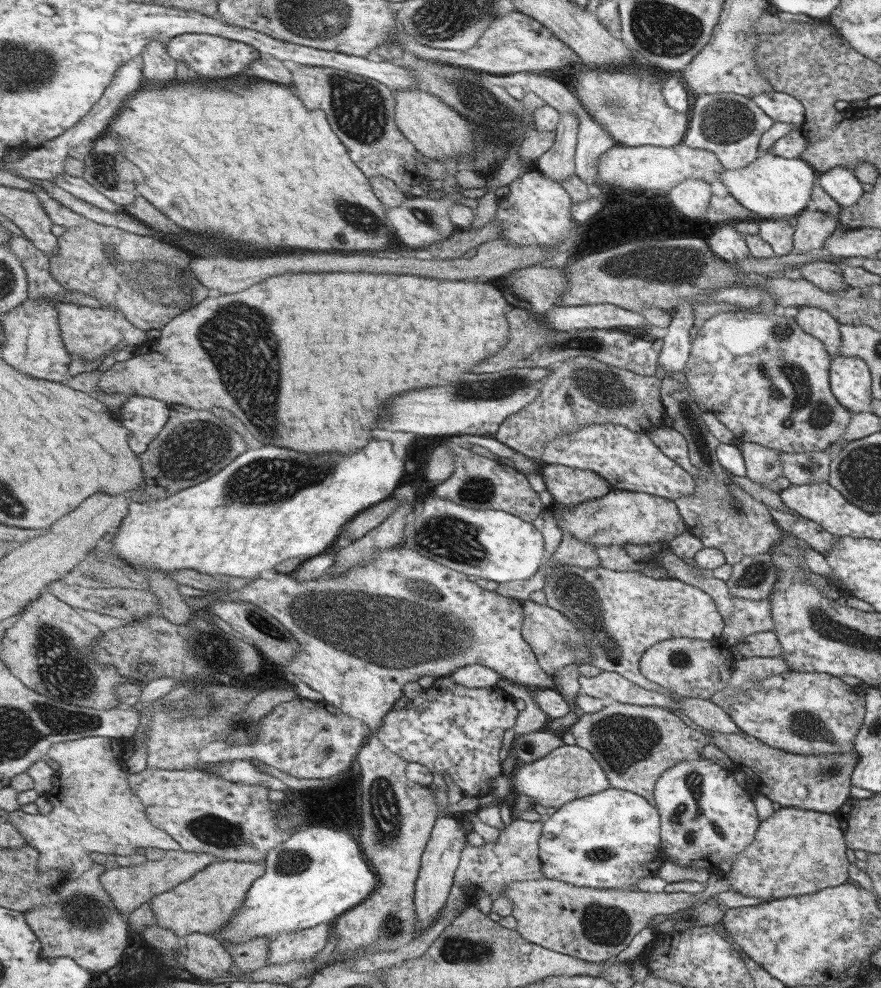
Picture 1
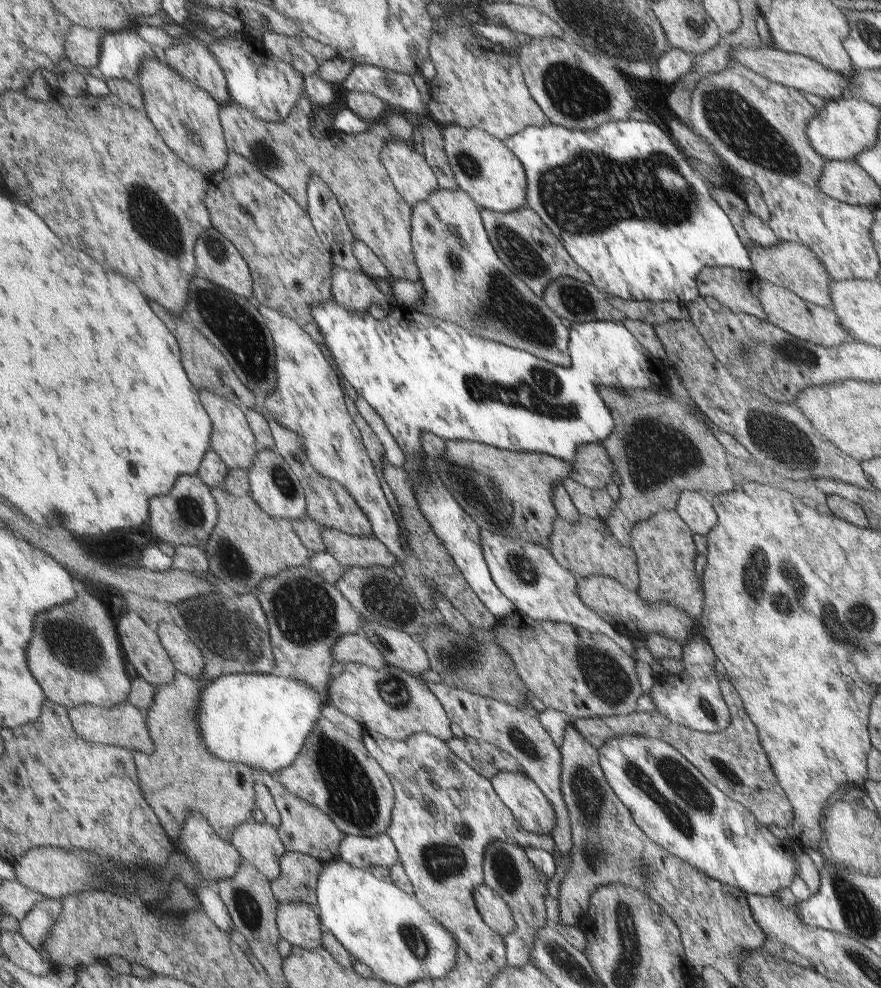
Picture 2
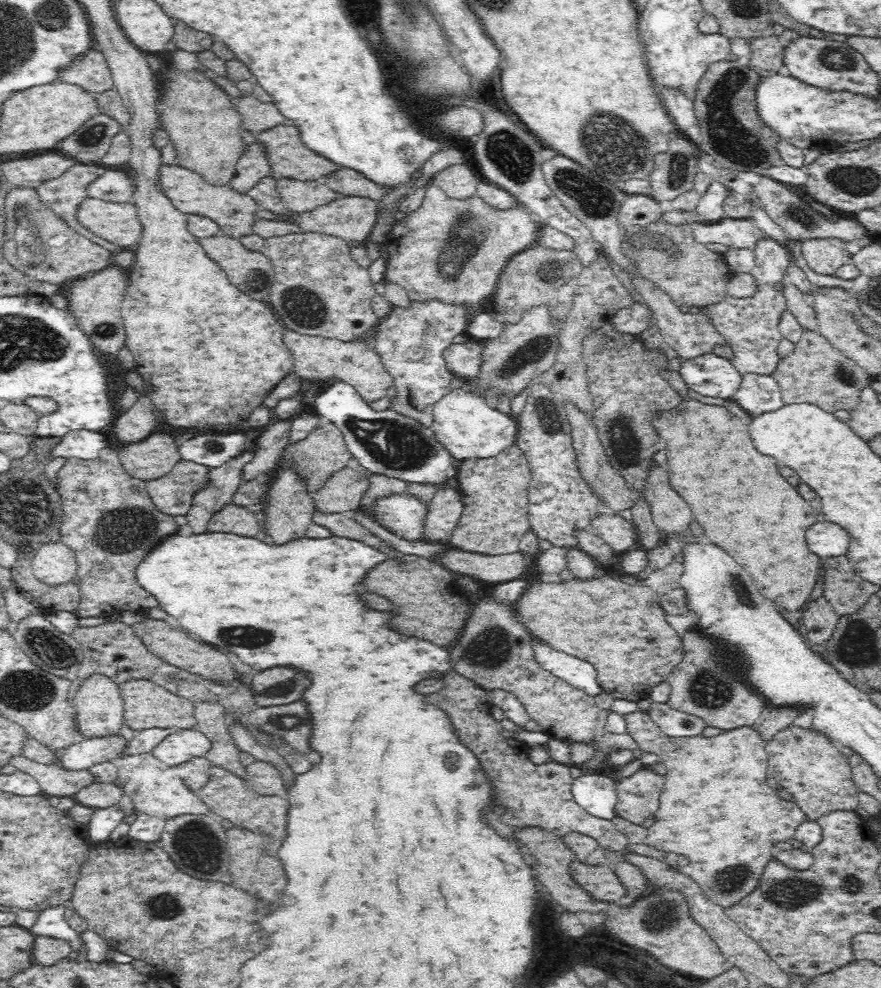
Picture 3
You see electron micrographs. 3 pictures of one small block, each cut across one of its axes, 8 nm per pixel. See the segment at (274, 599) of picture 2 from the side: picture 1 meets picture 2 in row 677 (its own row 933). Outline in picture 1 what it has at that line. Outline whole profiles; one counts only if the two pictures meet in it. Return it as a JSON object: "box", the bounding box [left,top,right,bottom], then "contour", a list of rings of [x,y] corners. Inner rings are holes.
{"box":[269,922,335,964],"contour":[[[325,922],[325,924],[319,924],[315,928],[305,928],[305,930],[279,934],[271,942],[269,964],[315,958],[327,946],[329,936],[333,936],[333,930],[335,930],[335,924]]]}

